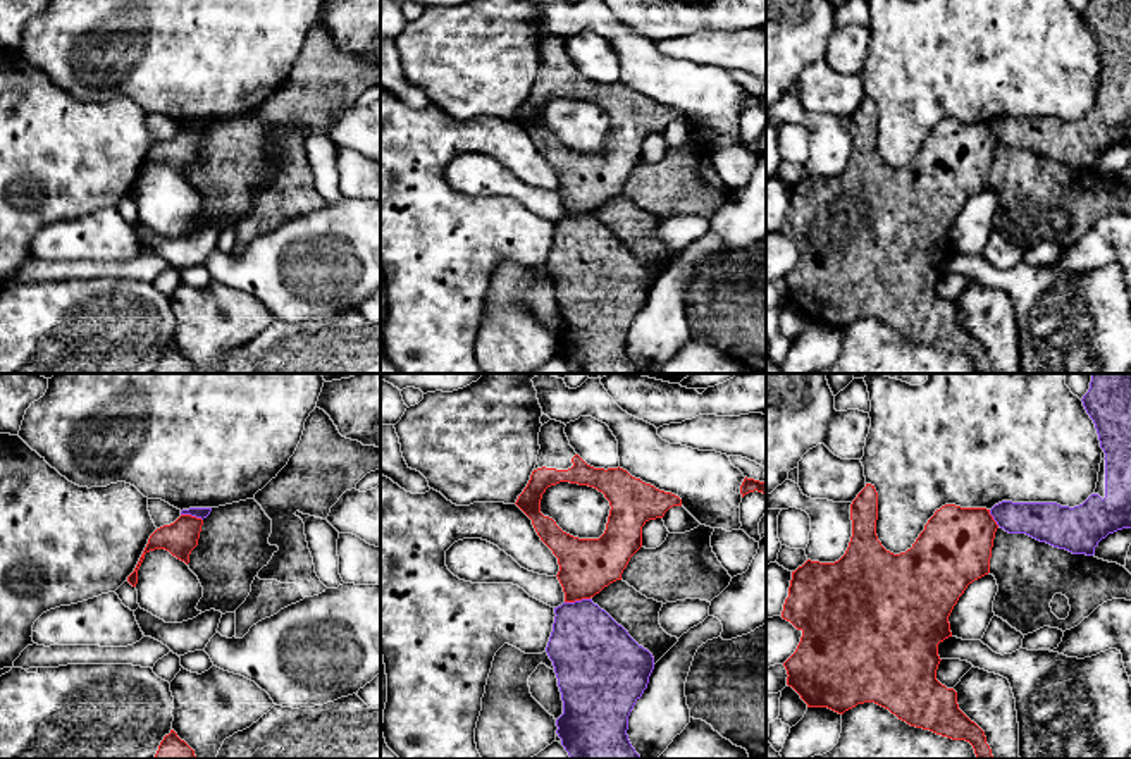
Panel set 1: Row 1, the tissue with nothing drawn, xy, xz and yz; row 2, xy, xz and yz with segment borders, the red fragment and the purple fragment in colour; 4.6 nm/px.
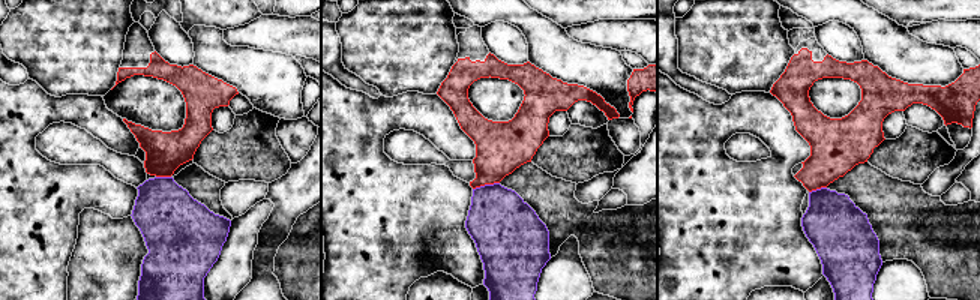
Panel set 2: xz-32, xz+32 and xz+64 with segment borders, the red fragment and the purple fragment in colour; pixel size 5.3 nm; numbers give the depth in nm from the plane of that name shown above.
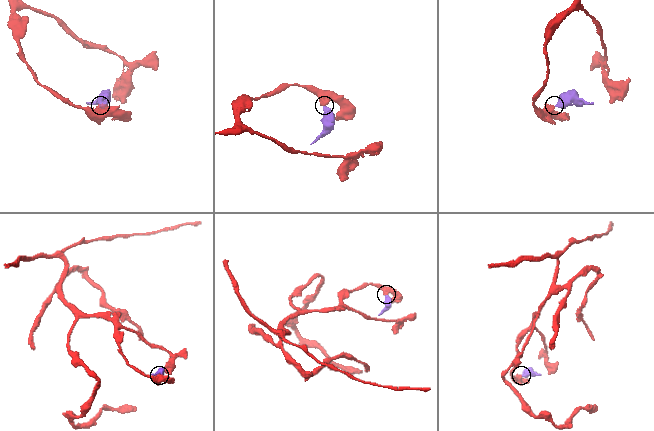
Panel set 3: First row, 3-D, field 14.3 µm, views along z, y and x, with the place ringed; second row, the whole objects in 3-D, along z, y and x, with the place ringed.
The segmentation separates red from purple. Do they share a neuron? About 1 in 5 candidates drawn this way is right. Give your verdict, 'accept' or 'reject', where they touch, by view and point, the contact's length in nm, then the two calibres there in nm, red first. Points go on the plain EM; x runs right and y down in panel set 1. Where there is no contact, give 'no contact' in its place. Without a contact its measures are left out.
reject; contact xz (577, 214); length 120 nm; calibres 260 and 360 nm

